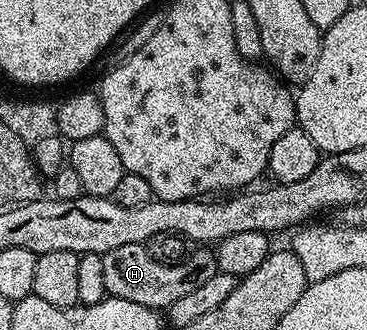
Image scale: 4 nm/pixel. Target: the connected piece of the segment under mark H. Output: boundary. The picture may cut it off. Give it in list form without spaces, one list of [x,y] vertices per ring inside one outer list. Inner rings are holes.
[[[122,244],[101,255],[103,260],[103,288],[106,295],[119,300],[131,300],[135,304],[150,306],[161,312],[175,300],[183,300],[187,292],[195,292],[199,284],[206,282],[215,272],[215,254],[209,248],[197,248],[184,262],[160,262],[151,256],[148,245]]]

